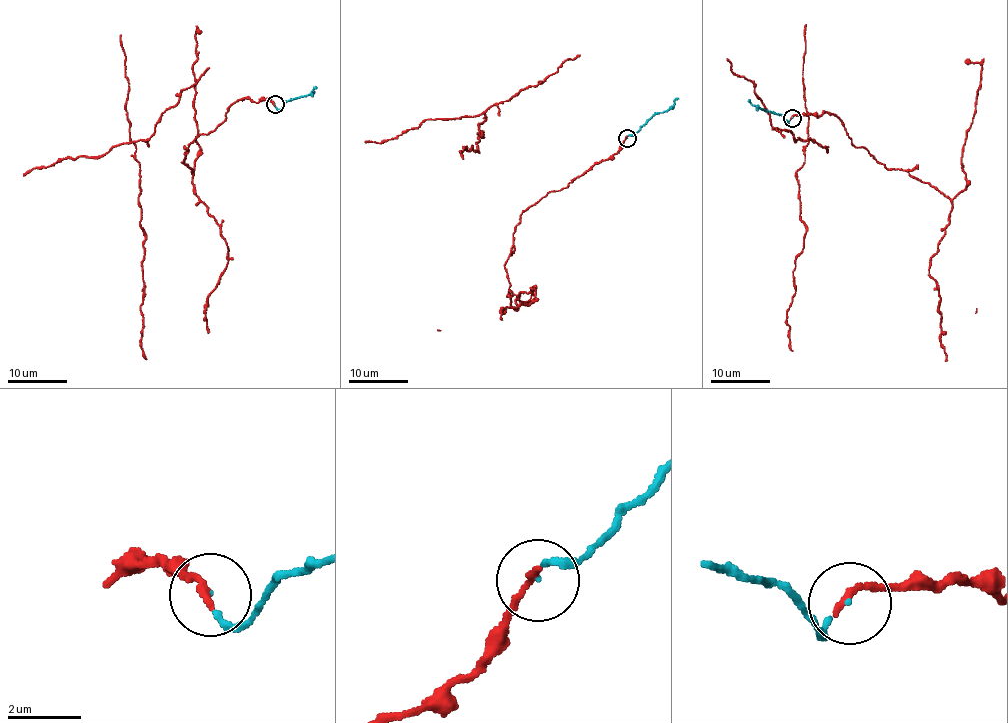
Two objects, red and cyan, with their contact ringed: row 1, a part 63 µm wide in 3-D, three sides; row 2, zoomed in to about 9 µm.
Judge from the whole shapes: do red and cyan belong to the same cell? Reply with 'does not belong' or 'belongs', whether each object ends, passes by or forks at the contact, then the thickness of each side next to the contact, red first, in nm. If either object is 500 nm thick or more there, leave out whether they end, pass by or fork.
belongs; red ends there; cyan ends there; 220 nm thick on the red side, 90 nm on the other

